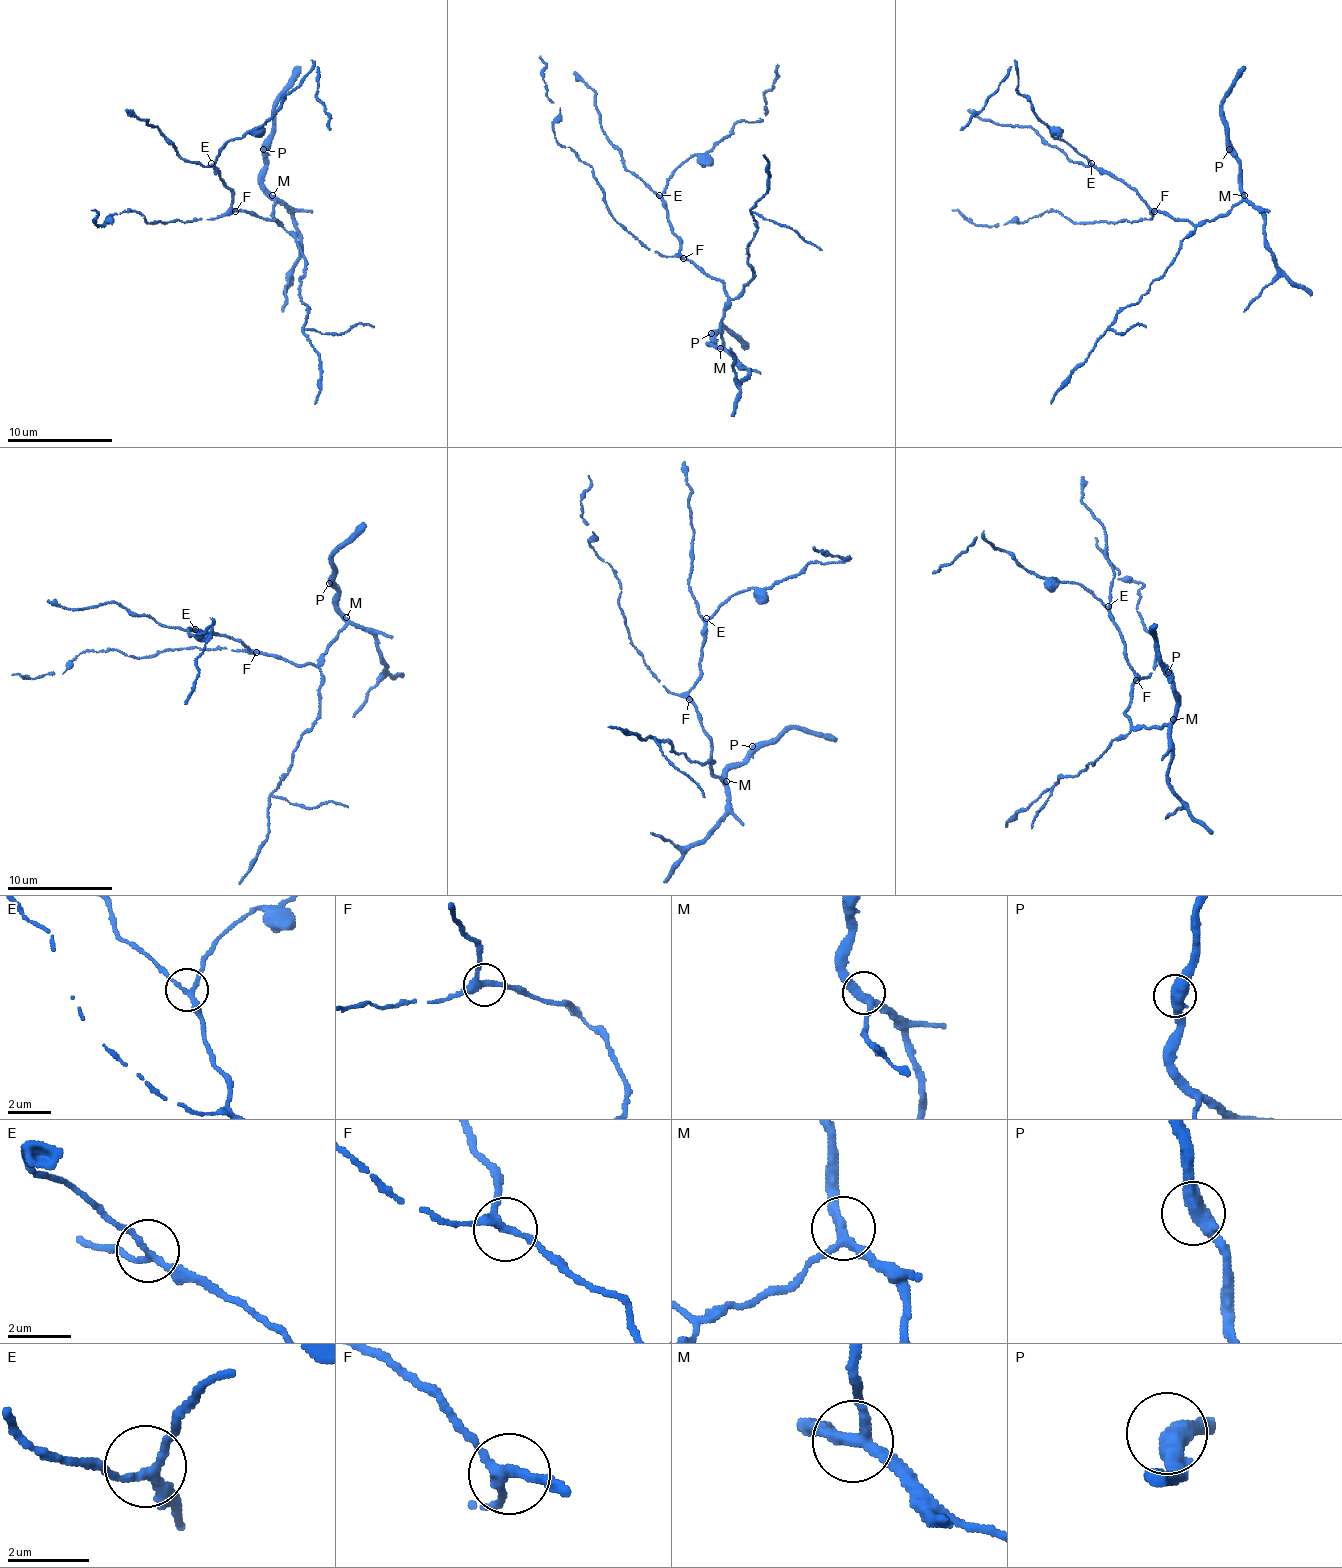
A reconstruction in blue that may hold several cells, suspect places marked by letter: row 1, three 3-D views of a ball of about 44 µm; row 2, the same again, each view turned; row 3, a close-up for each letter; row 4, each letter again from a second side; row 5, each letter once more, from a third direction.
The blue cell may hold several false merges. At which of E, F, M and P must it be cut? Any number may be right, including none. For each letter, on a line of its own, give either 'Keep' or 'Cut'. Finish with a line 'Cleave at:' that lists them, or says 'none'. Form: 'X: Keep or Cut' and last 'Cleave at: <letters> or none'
E: Keep
F: Keep
M: Keep
P: Keep
Cleave at: none

